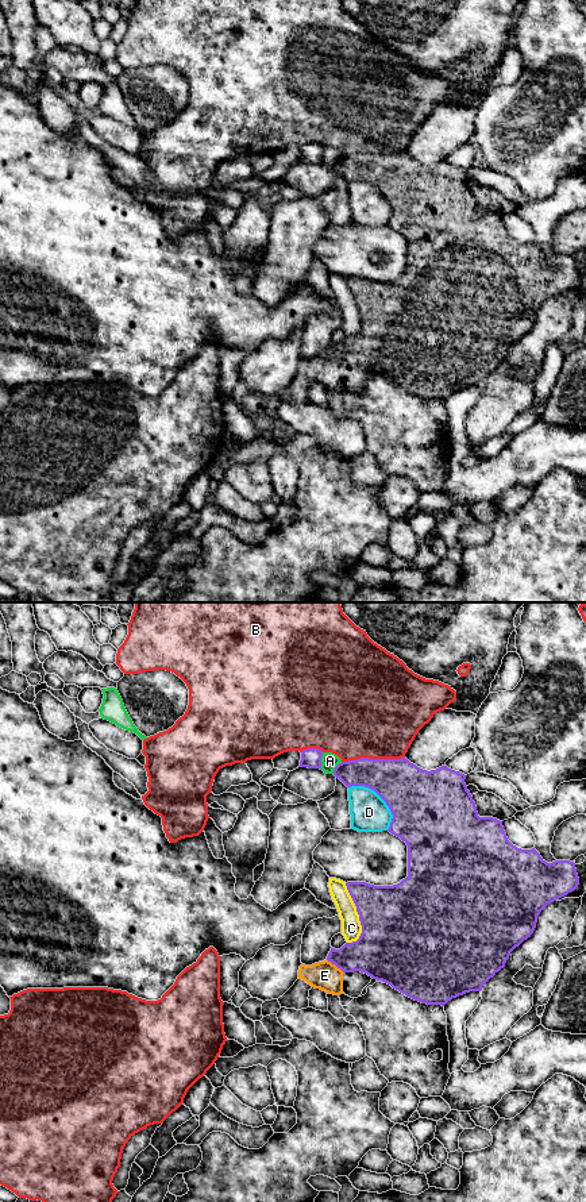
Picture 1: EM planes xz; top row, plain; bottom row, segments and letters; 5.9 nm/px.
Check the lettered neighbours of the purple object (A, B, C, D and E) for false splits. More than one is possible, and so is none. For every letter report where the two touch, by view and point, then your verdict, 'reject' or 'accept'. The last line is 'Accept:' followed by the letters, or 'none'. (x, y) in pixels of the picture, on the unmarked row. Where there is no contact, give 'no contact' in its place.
A: xz (320, 155) | reject
B: xz (373, 154) | reject
C: xz (358, 308) | reject
D: xz (381, 192) | reject
E: xz (335, 359) | accept
Accept: E

